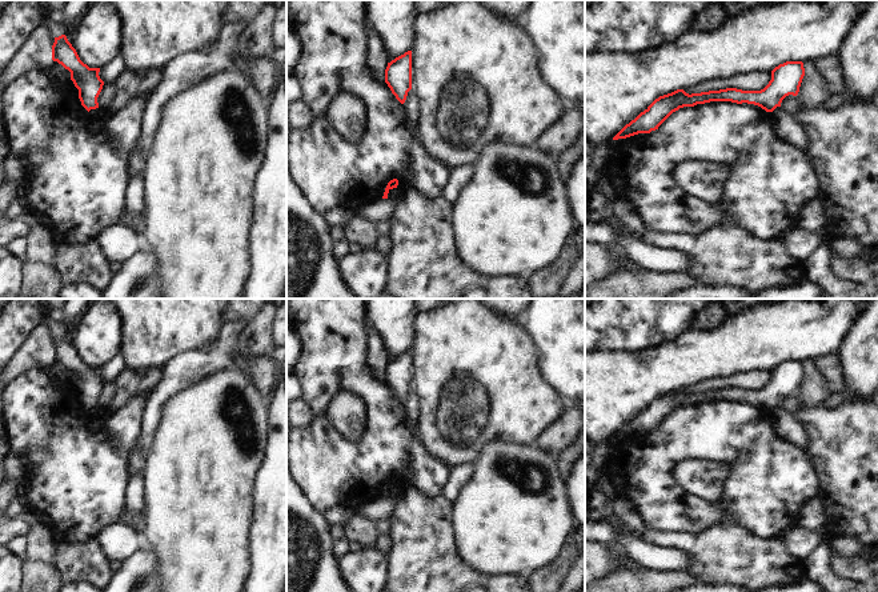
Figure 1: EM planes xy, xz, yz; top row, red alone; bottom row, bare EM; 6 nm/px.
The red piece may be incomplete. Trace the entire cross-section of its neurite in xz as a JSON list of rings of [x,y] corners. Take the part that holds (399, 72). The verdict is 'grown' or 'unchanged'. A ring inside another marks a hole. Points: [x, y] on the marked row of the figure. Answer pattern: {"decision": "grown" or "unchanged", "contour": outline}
{"decision": "unchanged", "contour": [[[412,51],[396,57],[385,69],[385,83],[396,99],[404,104],[412,89]]]}

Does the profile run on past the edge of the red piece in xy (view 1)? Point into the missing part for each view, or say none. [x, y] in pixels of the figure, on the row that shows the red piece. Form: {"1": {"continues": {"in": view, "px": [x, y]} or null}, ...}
{"1": {"continues": null}}

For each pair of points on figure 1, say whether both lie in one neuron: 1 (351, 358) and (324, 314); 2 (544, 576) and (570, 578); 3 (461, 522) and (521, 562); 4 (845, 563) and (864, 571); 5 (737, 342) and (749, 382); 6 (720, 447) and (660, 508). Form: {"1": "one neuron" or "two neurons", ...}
{"1": "one neuron", "2": "two neurons", "3": "one neuron", "4": "one neuron", "5": "two neurons", "6": "one neuron"}

